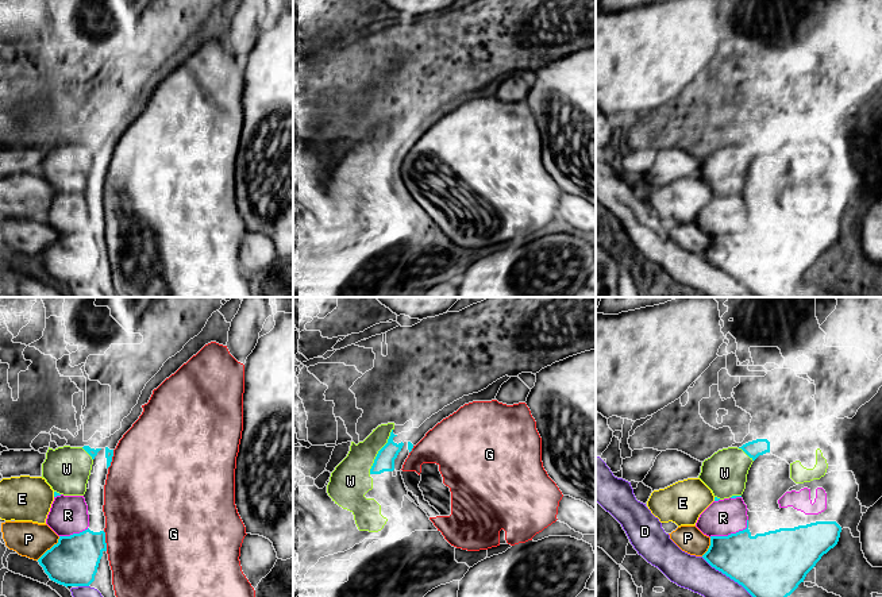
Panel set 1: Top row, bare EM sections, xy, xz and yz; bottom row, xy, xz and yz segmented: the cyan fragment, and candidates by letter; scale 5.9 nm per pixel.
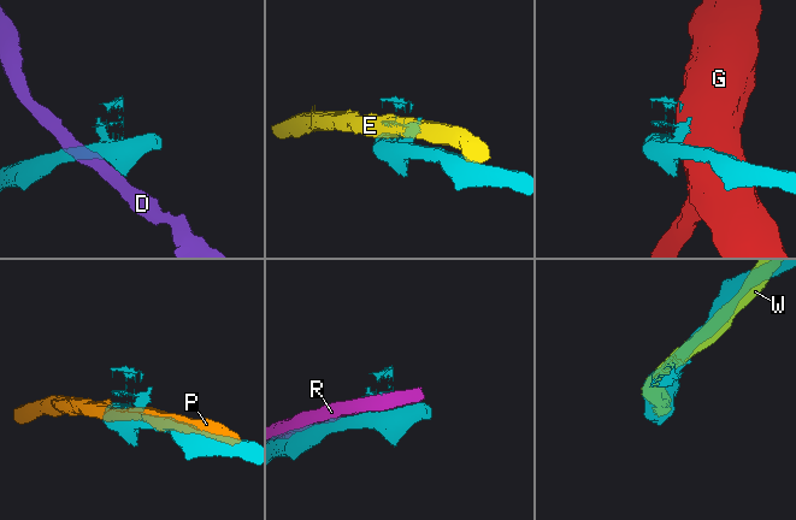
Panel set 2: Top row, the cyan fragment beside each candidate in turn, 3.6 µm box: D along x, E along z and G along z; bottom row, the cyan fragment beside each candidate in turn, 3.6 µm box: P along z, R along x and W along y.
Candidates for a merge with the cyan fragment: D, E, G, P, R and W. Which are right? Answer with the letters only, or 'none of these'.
none of these

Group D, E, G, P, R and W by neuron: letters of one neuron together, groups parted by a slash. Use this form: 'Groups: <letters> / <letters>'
Groups: D / E / G / P / R W

